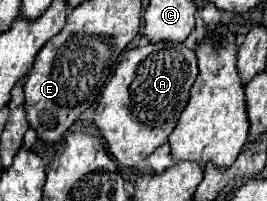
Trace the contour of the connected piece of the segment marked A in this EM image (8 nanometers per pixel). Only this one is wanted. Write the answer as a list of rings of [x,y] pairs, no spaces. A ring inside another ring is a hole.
[[[146,44],[122,54],[114,76],[106,84],[94,122],[108,142],[108,152],[116,162],[136,168],[146,156],[162,146],[188,104],[190,88],[198,76],[194,50],[176,48],[176,44]]]

